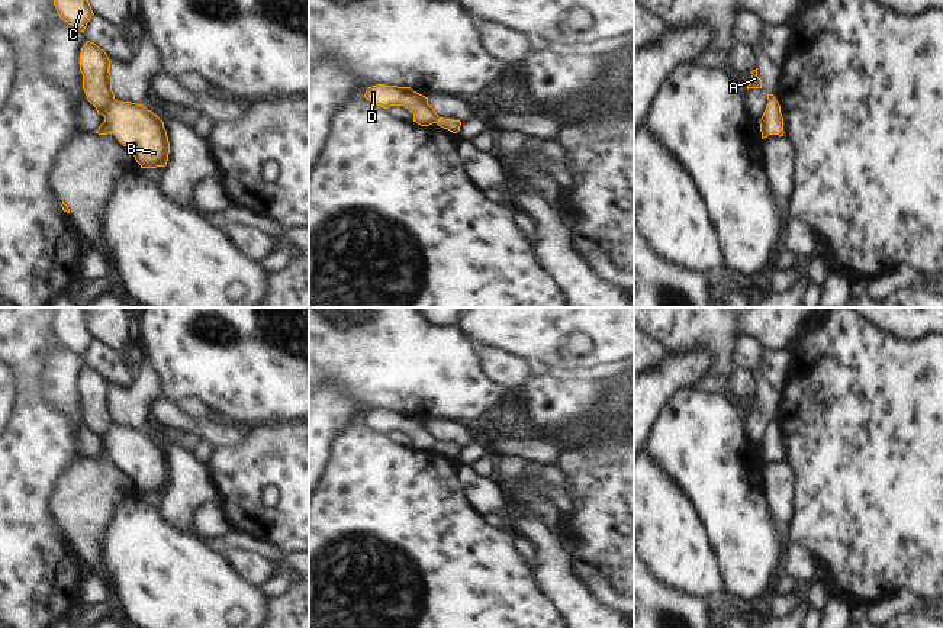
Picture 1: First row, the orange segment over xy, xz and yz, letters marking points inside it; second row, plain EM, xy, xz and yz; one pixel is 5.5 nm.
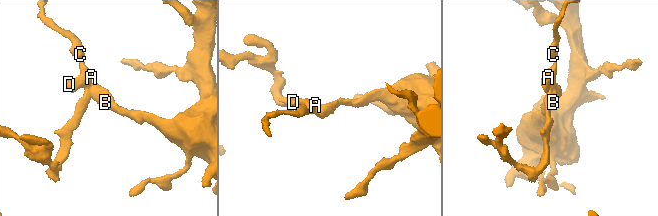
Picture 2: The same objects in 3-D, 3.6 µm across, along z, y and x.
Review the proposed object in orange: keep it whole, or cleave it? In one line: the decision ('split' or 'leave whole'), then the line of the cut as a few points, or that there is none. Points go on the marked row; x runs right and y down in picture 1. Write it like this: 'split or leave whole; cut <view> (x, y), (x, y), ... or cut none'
split; cut xy (113, 97), (103, 115)

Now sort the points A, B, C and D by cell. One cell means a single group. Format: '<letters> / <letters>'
A C D / B

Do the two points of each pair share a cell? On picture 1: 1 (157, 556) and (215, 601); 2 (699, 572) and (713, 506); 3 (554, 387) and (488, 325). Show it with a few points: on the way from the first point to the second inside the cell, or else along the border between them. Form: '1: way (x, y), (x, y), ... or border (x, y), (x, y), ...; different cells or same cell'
1: way (171, 570), (200, 599); same cell
2: border (691, 503), (720, 566); different cells
3: border (547, 366), (572, 373); different cells

